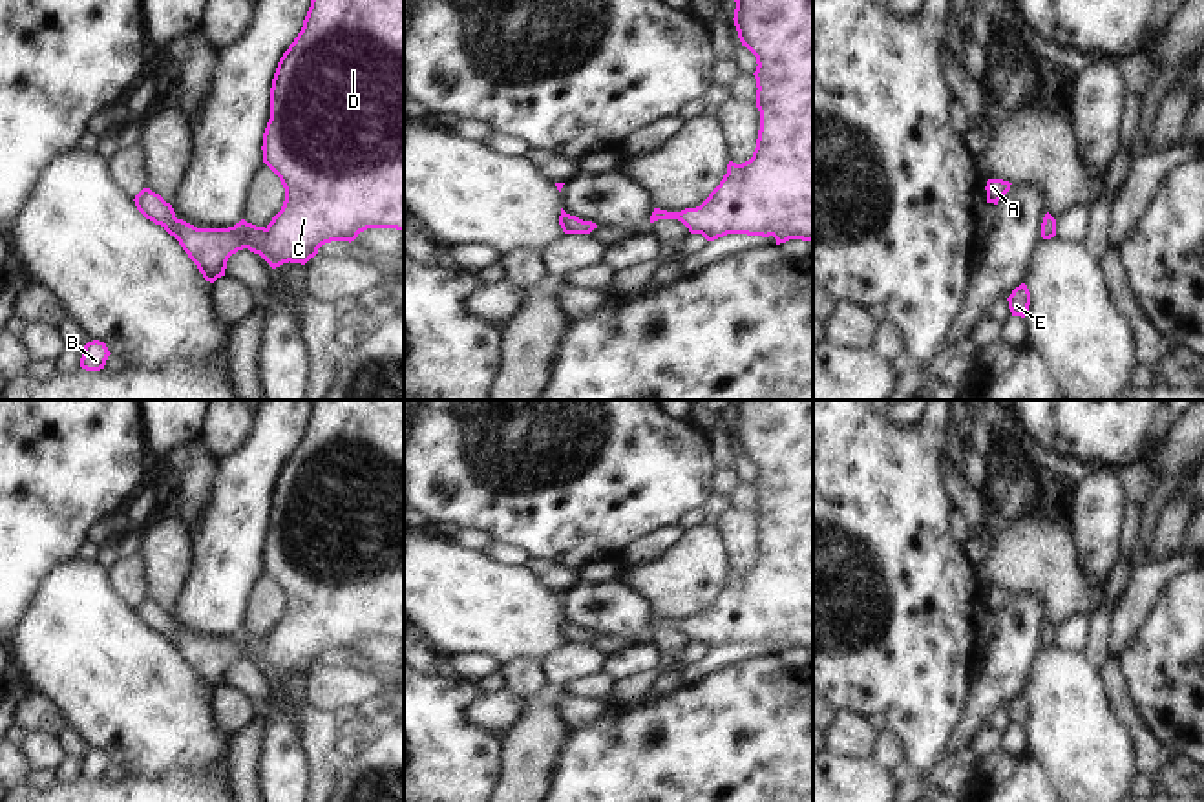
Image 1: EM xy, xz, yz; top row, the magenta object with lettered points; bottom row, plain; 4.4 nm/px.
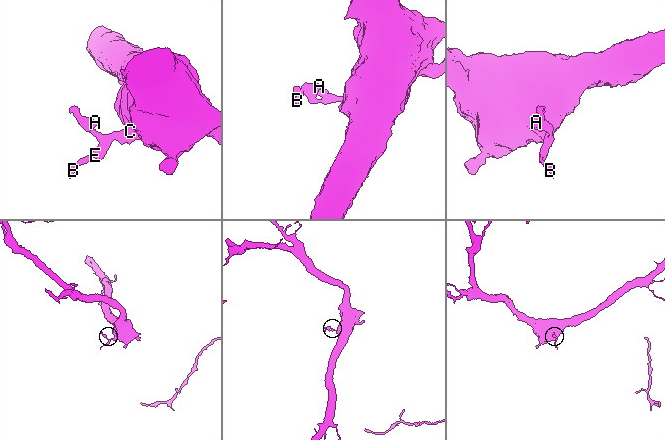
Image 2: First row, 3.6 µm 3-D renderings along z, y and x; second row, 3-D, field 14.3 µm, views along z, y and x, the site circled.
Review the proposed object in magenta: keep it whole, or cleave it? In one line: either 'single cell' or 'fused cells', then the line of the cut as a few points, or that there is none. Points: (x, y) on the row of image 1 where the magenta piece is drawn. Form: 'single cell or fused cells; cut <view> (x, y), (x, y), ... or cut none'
single cell; cut none

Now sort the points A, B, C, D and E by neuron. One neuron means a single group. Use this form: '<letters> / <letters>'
A B C D E

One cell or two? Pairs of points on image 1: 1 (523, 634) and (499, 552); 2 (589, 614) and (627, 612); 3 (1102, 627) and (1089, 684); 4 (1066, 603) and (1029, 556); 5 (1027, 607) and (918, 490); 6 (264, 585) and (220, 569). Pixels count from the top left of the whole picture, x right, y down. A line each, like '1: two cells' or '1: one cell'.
1: two cells
2: one cell
3: two cells
4: one cell
5: two cells
6: two cells

